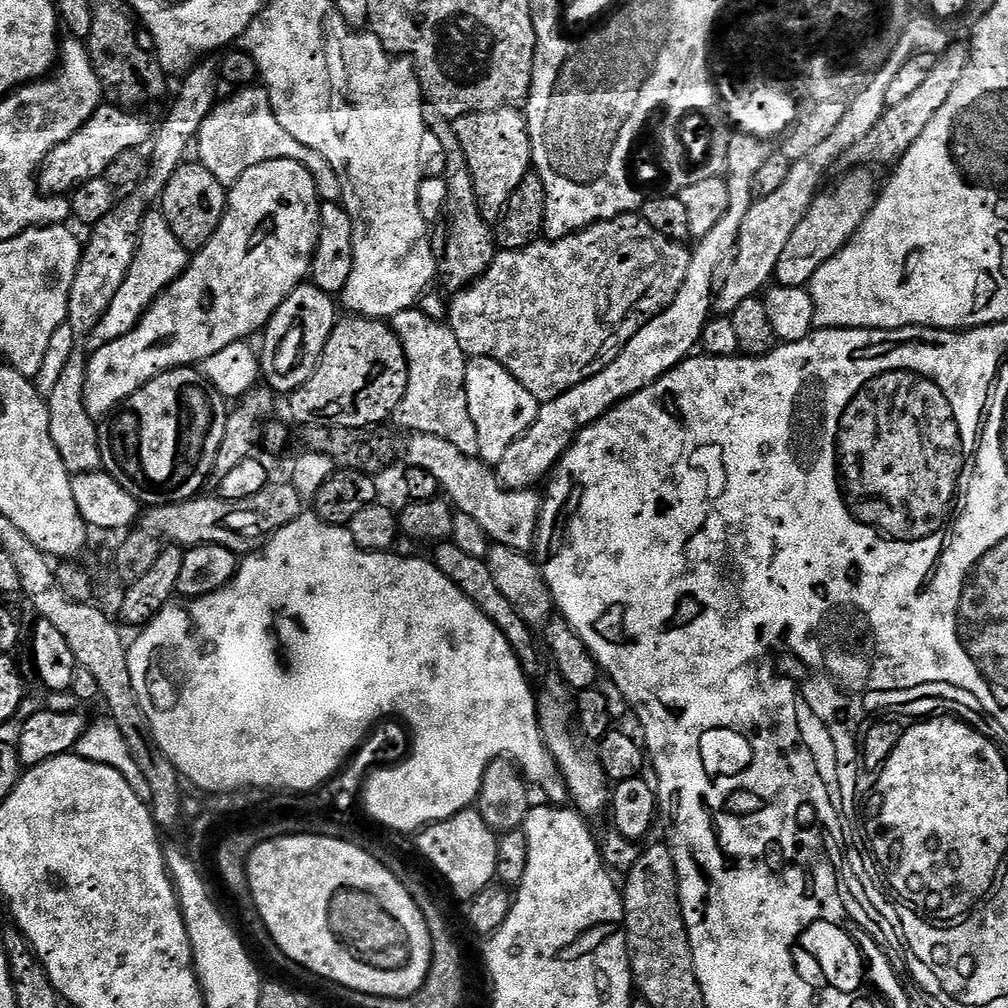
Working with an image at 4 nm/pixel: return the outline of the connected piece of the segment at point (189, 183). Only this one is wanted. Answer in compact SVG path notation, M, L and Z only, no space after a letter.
M185 162L174 170L170 182L166 182L164 192L158 201L159 211L164 213L166 222L170 222L170 230L174 230L178 242L189 250L198 250L210 242L214 230L224 217L228 208L229 189L214 176L202 163Z

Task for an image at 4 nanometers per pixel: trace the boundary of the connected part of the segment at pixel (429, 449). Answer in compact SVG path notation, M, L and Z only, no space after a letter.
M412 434L408 439L407 463L424 468L440 483L443 495L454 505L456 512L465 512L486 530L489 541L510 546L519 552L531 553L536 542L542 500L532 490L505 488L495 471L483 460L462 454L458 446L450 446L442 438Z

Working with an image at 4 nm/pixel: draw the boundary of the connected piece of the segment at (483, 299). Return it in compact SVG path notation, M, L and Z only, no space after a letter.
M629 214L591 224L588 228L583 228L581 232L575 232L557 240L539 238L524 249L514 249L508 252L500 250L497 251L490 266L476 283L451 297L452 305L448 308L446 323L452 329L454 338L458 338L458 346L462 346L465 356L494 358L494 362L506 366L506 370L510 370L510 374L514 374L514 378L518 378L518 382L522 382L522 386L526 386L526 390L530 390L530 394L534 394L536 400L541 402L553 400L558 398L558 394L566 394L566 390L594 378L598 370L606 370L606 366L610 366L610 362L614 362L614 358L618 358L618 354L628 345L630 338L634 338L634 334L638 334L638 330L646 326L646 322L650 322L662 310L666 310L670 302L674 302L686 278L686 270L690 266L692 257L691 251L684 247L681 241L671 240L658 234L658 230L654 230L654 226L650 226L650 222L646 222L640 215Z

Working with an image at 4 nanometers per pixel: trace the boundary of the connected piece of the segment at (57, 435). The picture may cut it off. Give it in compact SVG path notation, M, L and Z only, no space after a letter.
M77 346L74 354L70 354L70 362L66 362L66 367L62 369L54 390L46 394L50 410L50 438L54 438L54 446L58 446L58 454L62 454L66 470L73 474L99 472L102 468L100 429L97 420L90 418L86 410L88 357L89 353L83 347Z

